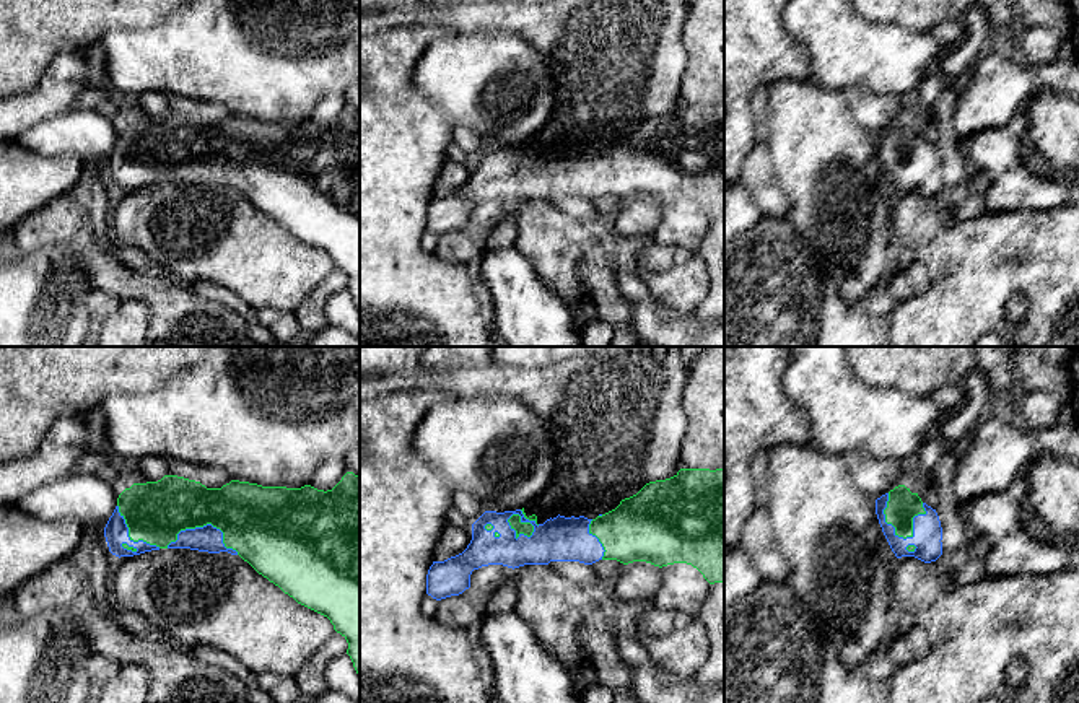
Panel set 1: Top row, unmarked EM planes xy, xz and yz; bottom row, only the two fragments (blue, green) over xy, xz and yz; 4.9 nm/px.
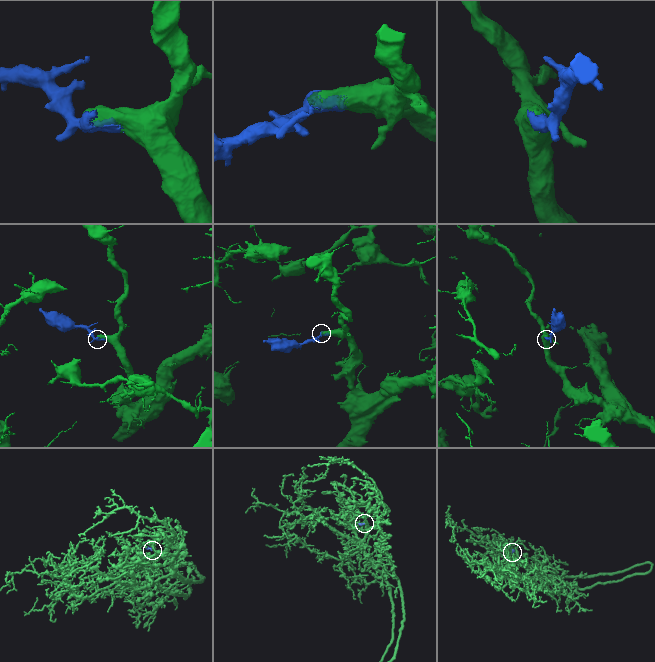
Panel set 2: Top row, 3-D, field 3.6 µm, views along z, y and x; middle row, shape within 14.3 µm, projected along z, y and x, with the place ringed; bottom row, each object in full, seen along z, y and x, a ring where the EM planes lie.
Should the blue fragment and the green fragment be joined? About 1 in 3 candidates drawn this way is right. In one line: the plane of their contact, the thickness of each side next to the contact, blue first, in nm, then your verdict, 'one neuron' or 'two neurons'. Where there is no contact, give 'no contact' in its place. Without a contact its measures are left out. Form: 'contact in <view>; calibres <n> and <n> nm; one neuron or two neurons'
contact in yz; calibres 140 and 160 nm; one neuron

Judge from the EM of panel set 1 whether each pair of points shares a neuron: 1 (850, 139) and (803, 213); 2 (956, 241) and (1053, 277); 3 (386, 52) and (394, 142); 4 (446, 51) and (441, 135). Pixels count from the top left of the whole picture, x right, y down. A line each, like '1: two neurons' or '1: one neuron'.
1: one neuron
2: one neuron
3: one neuron
4: two neurons

